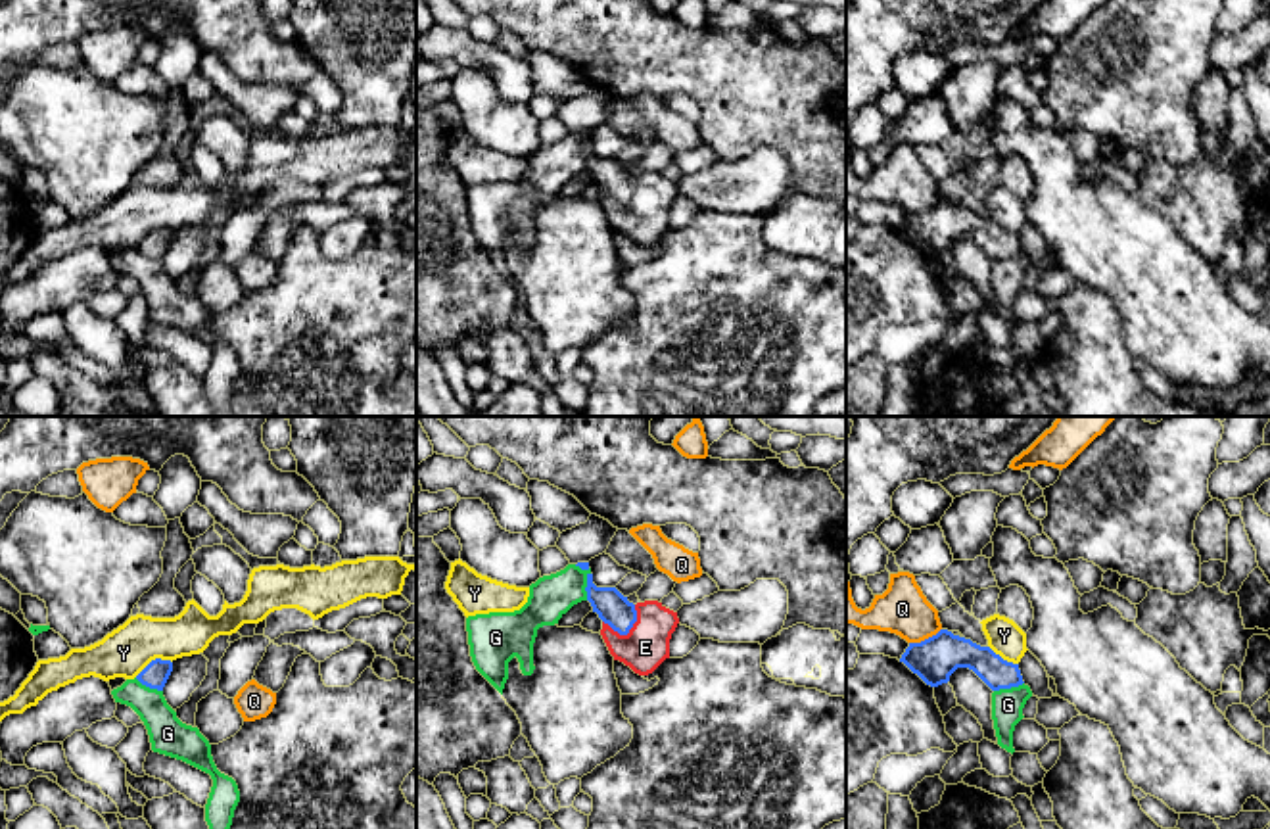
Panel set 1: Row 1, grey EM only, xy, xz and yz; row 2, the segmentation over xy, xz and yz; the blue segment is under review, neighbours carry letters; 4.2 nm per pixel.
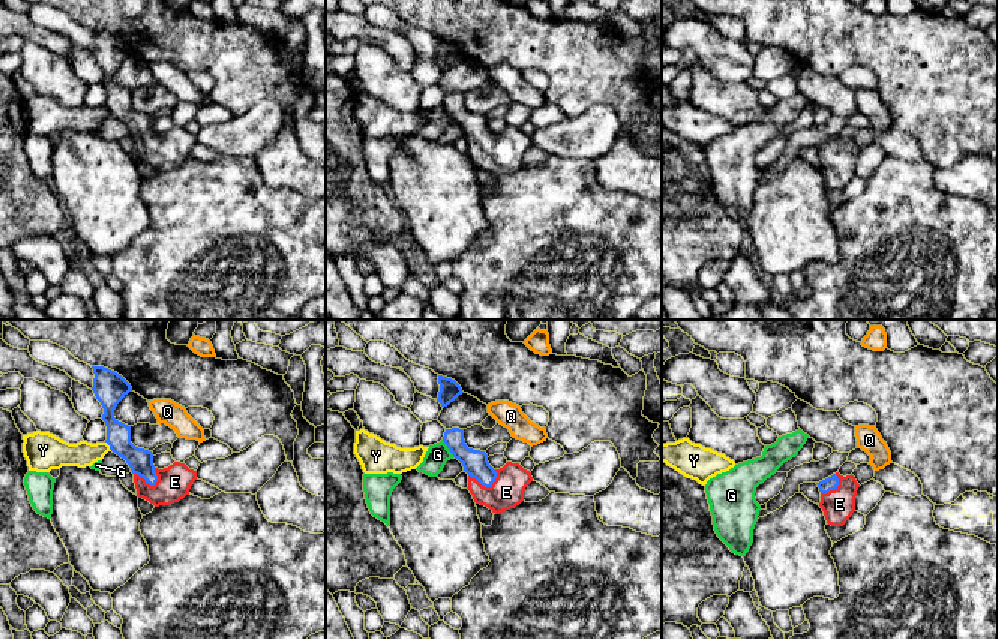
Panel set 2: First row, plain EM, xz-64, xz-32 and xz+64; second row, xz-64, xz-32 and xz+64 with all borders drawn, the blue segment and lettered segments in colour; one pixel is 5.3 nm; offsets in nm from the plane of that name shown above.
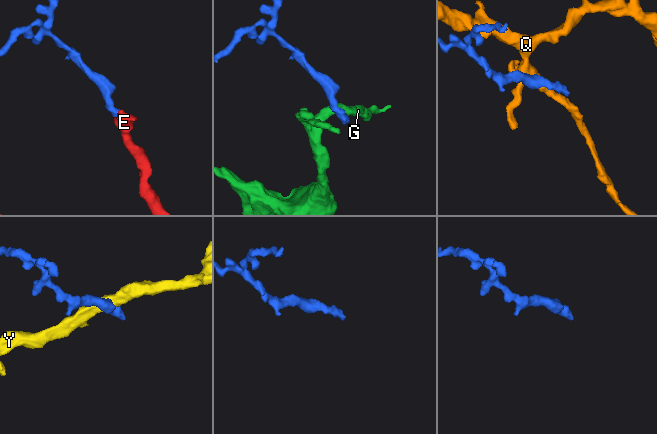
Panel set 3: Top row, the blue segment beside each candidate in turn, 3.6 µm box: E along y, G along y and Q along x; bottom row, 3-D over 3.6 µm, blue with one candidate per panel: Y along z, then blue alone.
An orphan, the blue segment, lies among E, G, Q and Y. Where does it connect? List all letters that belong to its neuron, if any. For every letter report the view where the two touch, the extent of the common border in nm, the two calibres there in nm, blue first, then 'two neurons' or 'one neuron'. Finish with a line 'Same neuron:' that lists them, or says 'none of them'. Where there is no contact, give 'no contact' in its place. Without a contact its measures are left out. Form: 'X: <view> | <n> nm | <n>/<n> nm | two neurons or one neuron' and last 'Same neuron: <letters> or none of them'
E: xz | 160 nm | 140/190 nm | one neuron
G: xz | 160 nm | 140/180 nm | two neurons
Q: yz | 150 nm | 190/220 nm | two neurons
Y: xy | 170 nm | 110/200 nm | two neurons
Same neuron: E

